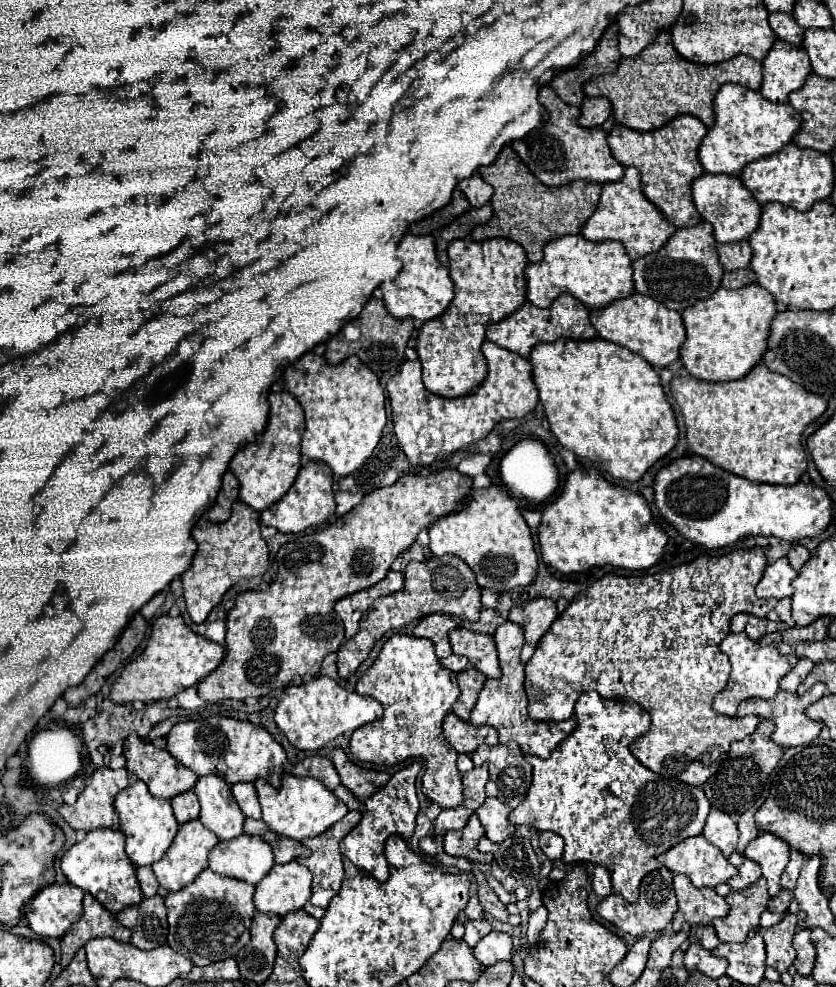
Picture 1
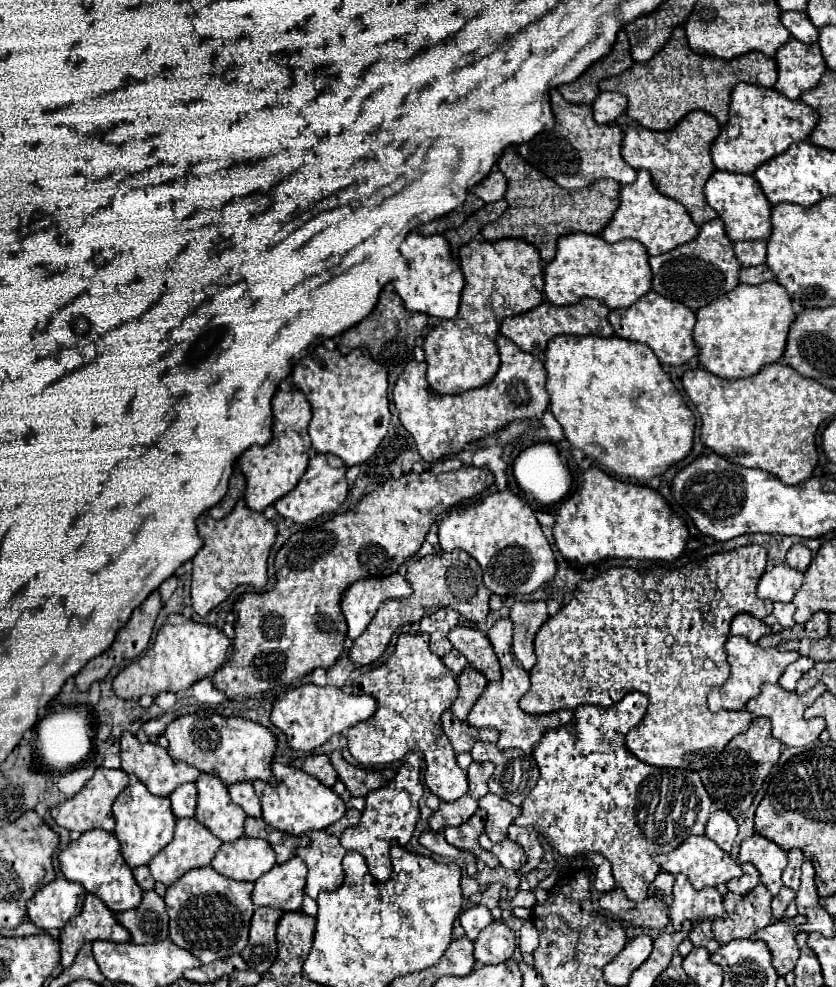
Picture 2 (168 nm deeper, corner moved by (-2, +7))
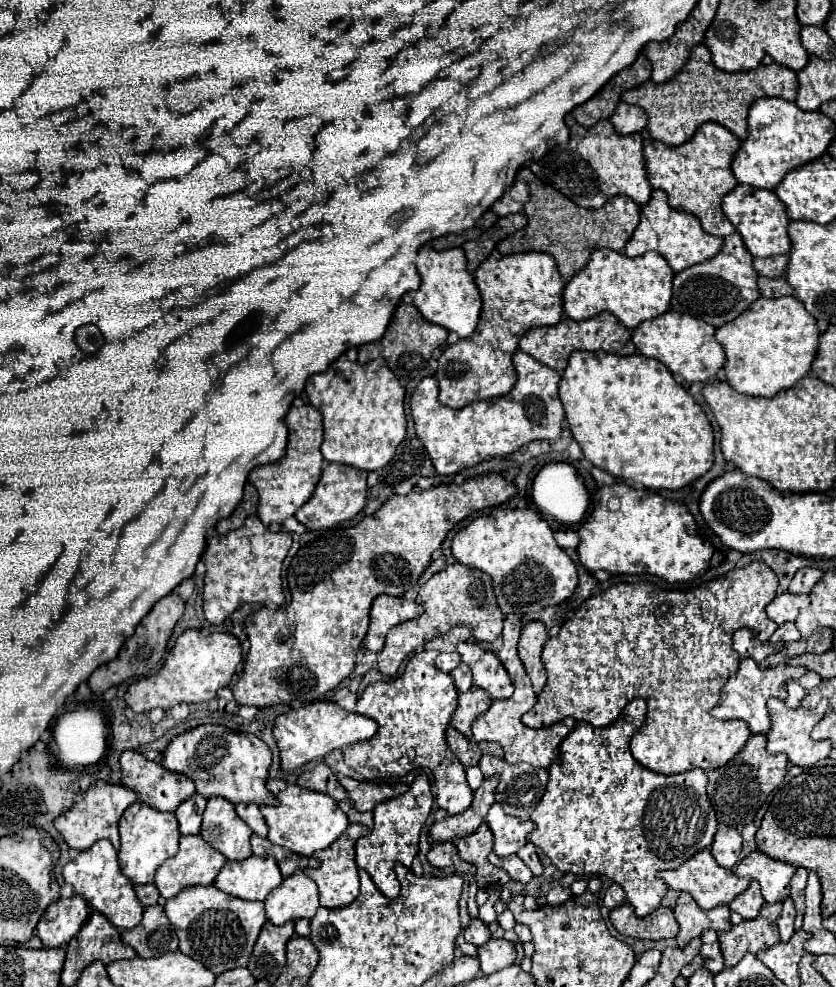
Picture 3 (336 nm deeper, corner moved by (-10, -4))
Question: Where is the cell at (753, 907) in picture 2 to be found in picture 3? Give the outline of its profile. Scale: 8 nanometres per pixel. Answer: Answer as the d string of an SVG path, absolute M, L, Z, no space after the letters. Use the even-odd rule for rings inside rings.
M764 903L756 919L742 921L726 933L718 933L726 967L734 967L746 953L756 955L780 941L776 925L780 911L782 903Z

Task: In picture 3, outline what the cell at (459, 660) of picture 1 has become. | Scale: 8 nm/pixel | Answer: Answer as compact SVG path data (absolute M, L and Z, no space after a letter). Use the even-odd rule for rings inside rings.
M460 663L454 671L450 671L452 679L454 679L454 685L456 685L456 691L458 693L464 693L472 687L472 673L470 673L470 667Z

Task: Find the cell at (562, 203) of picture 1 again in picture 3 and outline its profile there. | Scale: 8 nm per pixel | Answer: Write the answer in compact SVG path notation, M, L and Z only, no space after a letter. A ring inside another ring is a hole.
M526 177L526 181L530 185L530 201L524 205L528 225L500 241L496 249L500 255L530 251L550 253L556 259L564 279L570 279L580 269L584 269L594 249L610 247L612 251L622 251L640 223L640 205L636 205L626 195L612 197L602 209L582 209L560 195L556 189L544 185L540 179Z

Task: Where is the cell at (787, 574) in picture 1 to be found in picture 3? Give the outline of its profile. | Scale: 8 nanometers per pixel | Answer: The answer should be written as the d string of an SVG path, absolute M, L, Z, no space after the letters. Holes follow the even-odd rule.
M784 591L782 595L778 595L766 607L766 613L768 613L768 617L776 625L784 625L788 621L794 621L798 617L798 611L800 609L806 609L808 605L810 605L810 597L808 595L792 595L792 593Z

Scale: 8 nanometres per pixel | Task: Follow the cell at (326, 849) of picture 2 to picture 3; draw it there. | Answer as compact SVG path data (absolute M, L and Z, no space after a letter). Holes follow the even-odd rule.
M352 823L336 843L326 847L324 851L318 851L314 857L320 859L318 869L304 869L308 877L312 877L320 889L320 905L328 909L338 909L350 905L358 897L358 867L354 863L354 845L360 837L366 837L370 833L368 827L360 823Z

